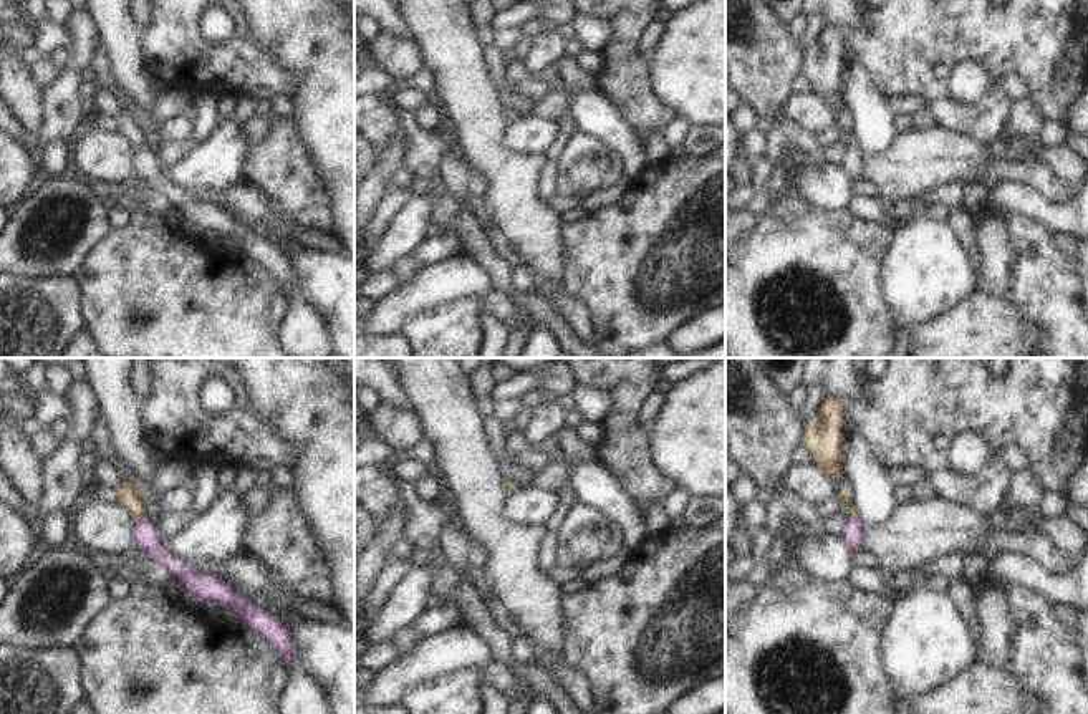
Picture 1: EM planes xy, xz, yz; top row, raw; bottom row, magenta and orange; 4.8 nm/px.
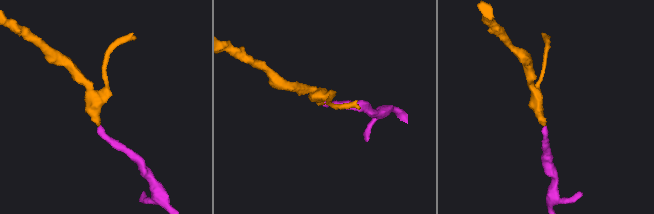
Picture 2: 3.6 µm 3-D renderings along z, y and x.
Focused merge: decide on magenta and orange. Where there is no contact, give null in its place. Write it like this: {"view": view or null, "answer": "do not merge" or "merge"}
{"view": "xy", "answer": "merge"}

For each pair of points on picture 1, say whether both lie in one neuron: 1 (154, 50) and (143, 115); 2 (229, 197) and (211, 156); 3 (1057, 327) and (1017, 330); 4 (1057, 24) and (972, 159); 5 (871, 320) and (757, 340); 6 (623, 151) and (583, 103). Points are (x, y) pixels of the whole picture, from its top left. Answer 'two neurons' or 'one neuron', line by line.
1: two neurons
2: two neurons
3: two neurons
4: two neurons
5: one neuron
6: one neuron

